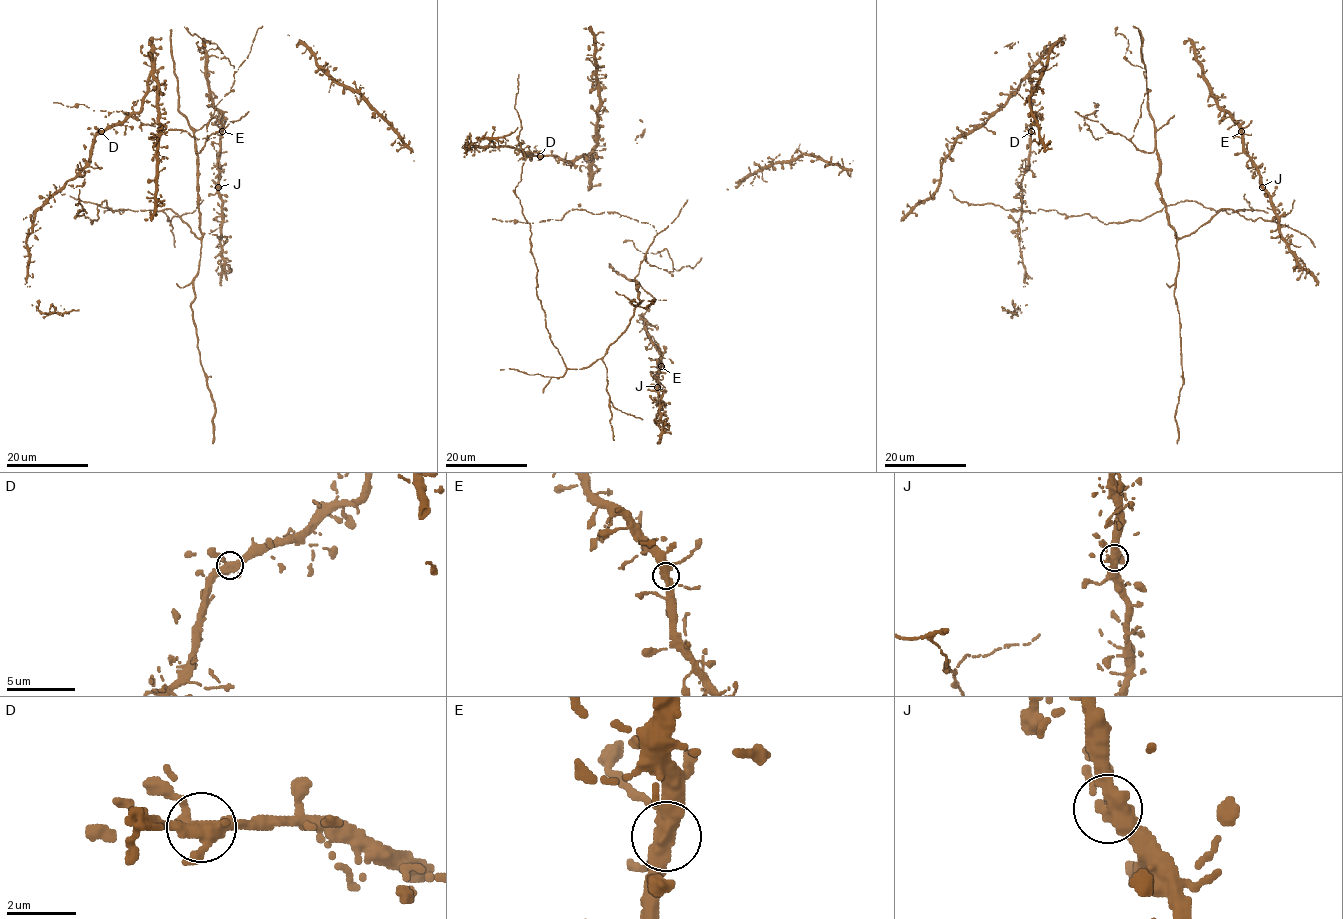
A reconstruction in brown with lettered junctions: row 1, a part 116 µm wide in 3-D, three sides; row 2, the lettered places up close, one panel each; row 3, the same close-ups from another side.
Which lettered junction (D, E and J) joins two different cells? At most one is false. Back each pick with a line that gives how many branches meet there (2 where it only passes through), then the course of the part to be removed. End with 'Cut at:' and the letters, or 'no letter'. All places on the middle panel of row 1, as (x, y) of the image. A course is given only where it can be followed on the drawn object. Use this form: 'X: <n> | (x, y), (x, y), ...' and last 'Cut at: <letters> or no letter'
Cut at: no letter

